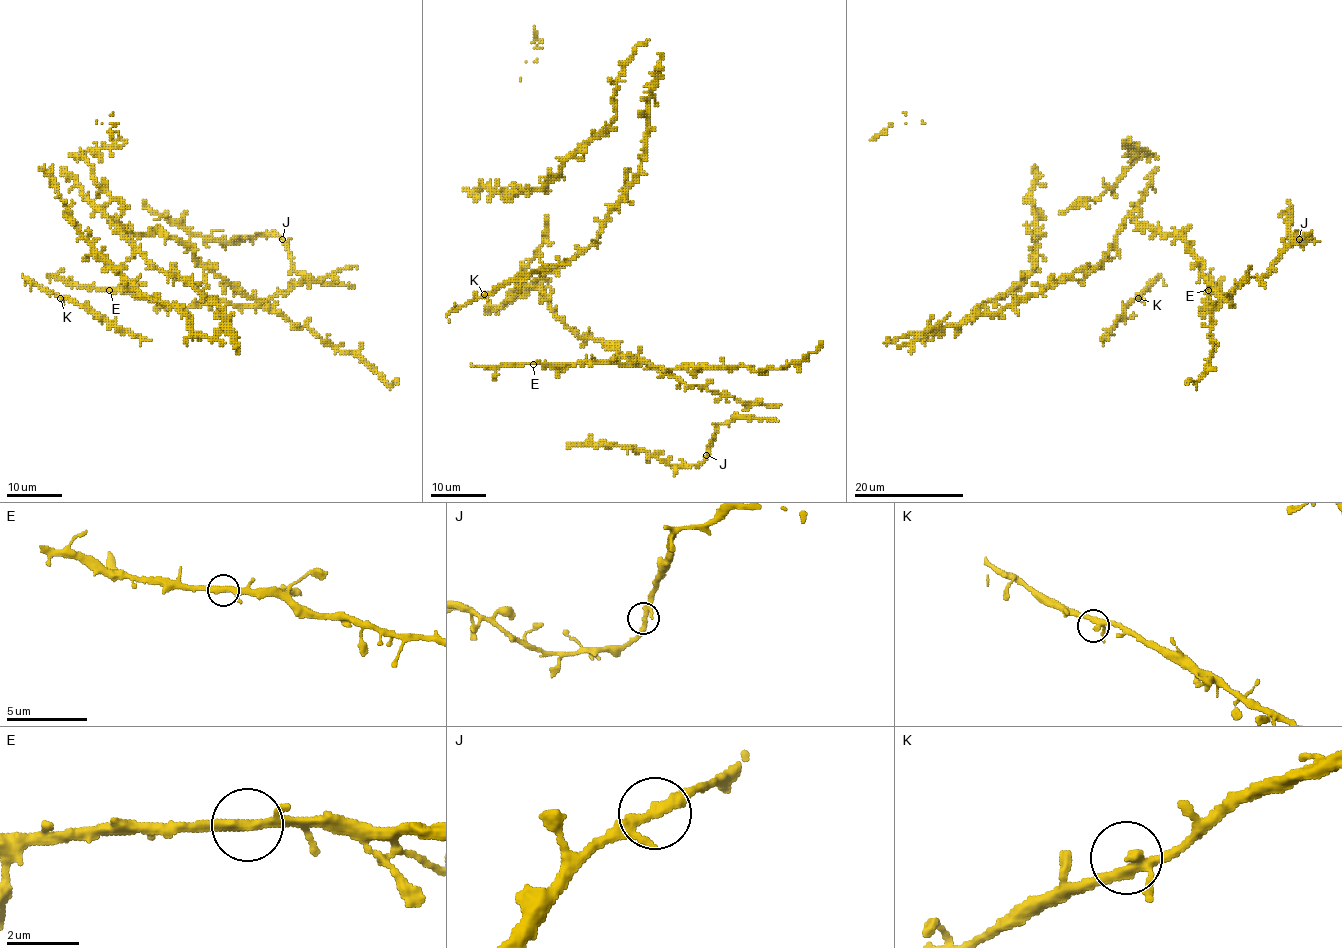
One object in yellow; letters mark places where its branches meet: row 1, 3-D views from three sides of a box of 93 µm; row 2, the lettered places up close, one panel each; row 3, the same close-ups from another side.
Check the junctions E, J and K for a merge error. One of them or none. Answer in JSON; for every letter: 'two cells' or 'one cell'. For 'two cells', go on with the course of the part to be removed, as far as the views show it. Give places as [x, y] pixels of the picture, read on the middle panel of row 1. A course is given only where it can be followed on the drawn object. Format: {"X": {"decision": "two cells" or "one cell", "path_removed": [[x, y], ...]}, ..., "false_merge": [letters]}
{"E": {"decision": "one cell"}, "J": {"decision": "one cell"}, "K": {"decision": "one cell"}, "false_merge": []}

